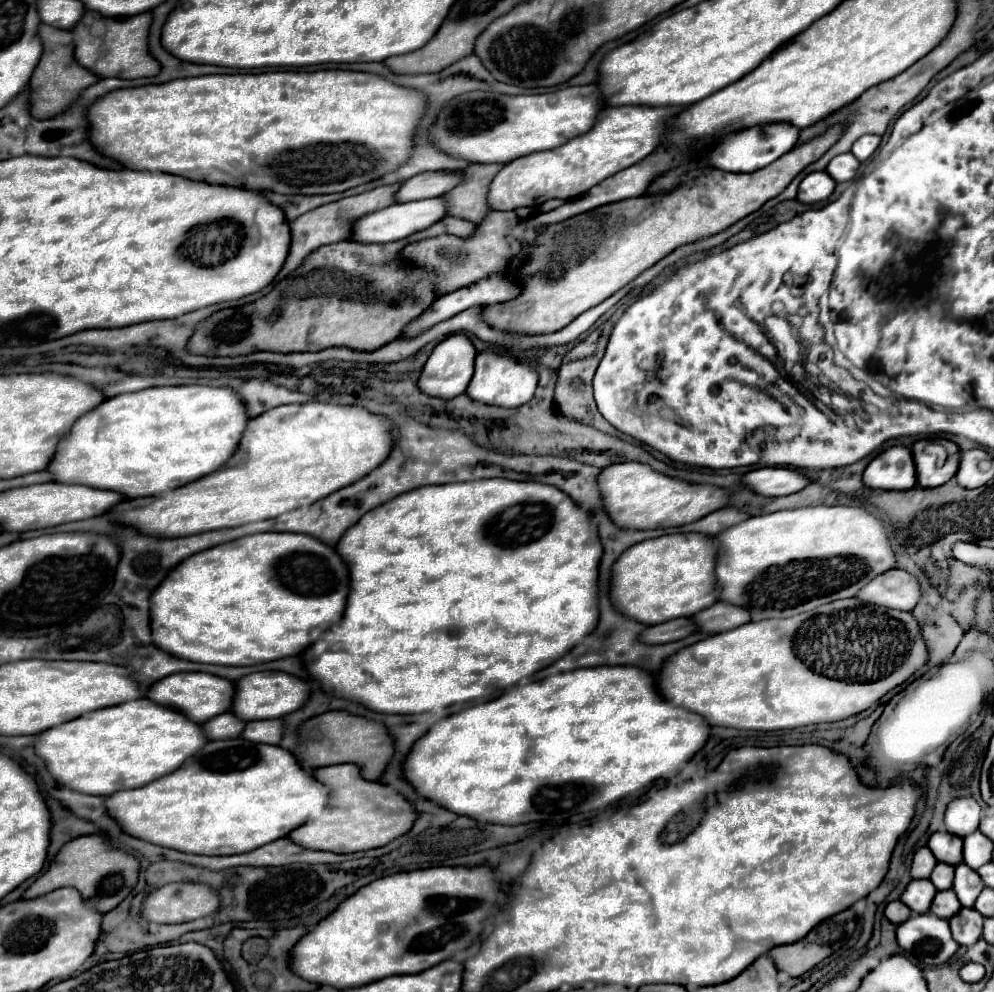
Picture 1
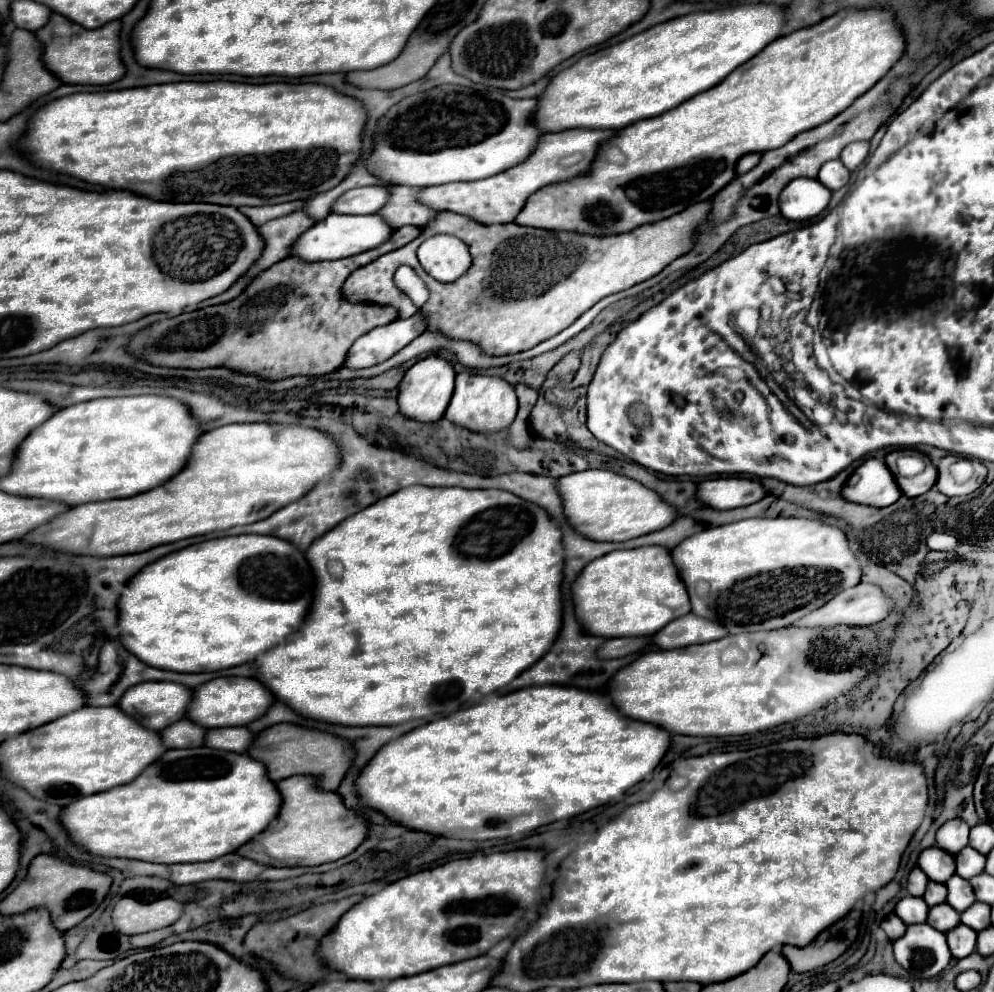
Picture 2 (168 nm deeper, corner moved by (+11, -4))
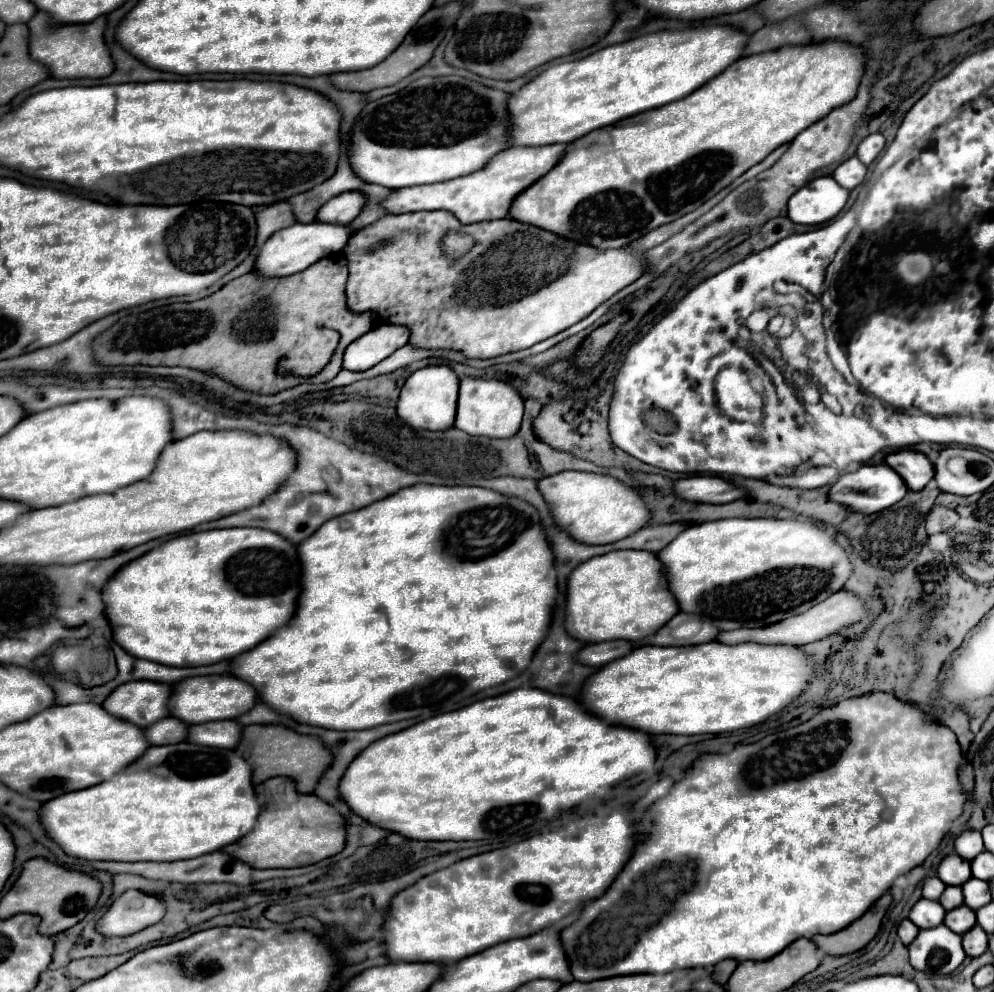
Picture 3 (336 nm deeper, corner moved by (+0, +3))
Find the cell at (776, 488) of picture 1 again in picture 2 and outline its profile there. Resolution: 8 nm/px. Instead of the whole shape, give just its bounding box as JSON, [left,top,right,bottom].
[697,477,765,509]

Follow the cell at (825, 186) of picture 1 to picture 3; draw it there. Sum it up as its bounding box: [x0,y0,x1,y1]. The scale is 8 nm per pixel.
[788,176,848,224]

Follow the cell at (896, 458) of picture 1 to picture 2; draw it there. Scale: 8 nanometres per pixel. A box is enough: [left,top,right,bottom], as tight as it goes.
[841,459,901,507]

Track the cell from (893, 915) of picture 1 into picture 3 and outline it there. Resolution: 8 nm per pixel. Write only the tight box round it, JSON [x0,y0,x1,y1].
[898,918,920,946]

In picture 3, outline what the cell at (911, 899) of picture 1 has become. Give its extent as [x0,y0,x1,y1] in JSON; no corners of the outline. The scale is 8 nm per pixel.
[910,898,944,928]

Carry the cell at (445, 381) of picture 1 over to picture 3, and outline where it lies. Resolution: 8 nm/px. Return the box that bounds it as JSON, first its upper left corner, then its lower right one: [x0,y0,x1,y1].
[398,364,458,430]

